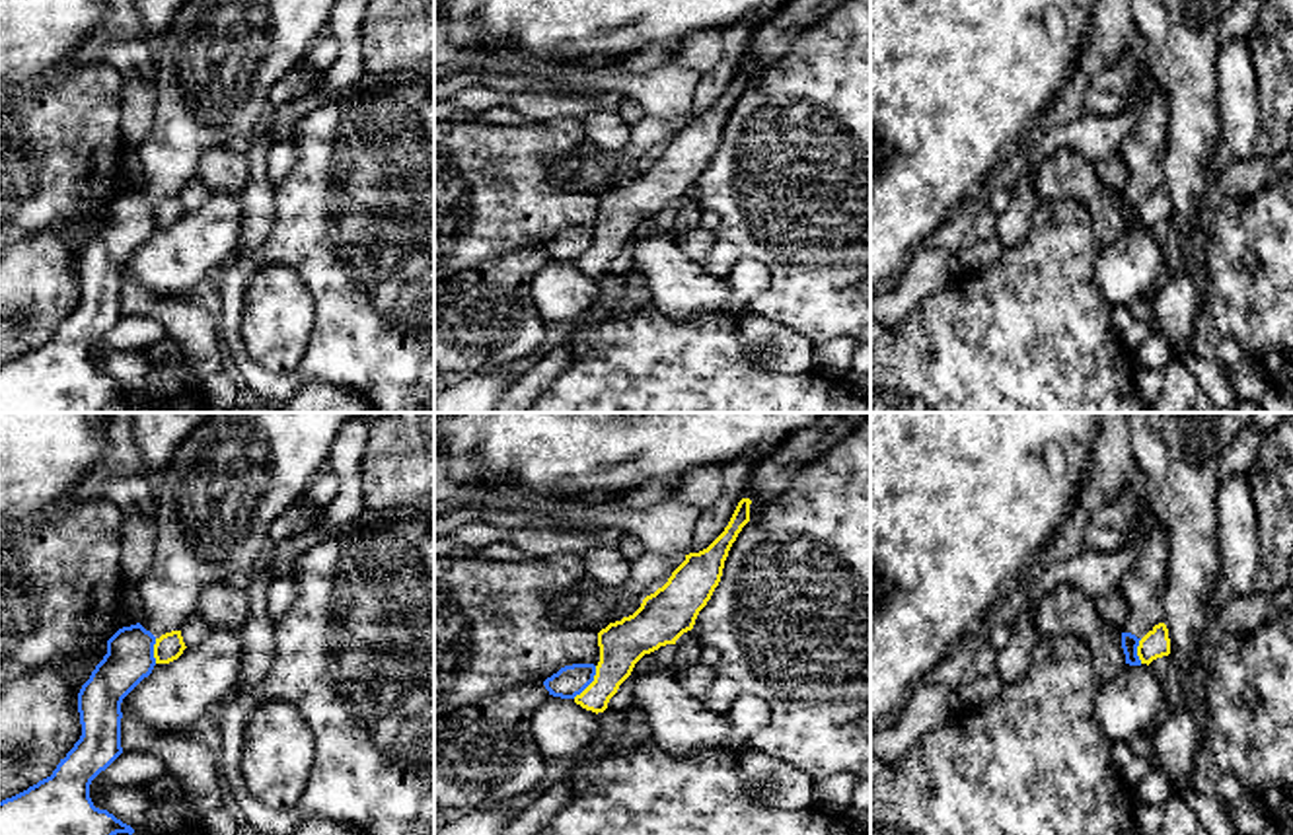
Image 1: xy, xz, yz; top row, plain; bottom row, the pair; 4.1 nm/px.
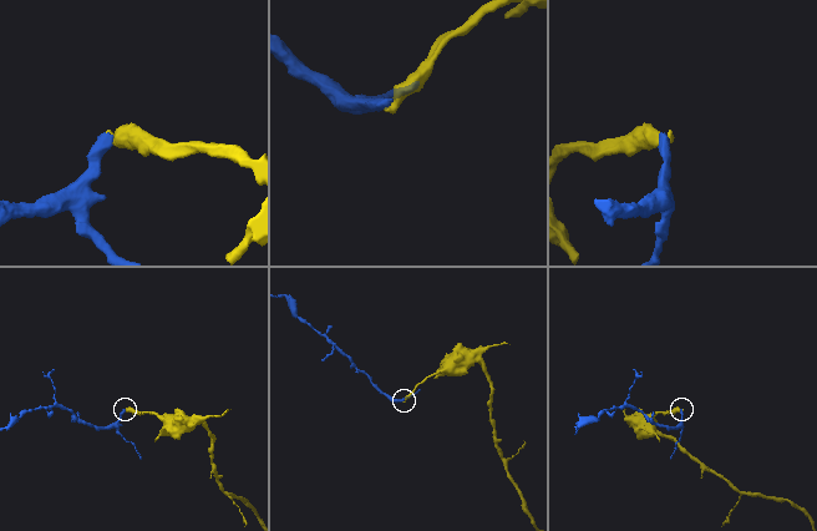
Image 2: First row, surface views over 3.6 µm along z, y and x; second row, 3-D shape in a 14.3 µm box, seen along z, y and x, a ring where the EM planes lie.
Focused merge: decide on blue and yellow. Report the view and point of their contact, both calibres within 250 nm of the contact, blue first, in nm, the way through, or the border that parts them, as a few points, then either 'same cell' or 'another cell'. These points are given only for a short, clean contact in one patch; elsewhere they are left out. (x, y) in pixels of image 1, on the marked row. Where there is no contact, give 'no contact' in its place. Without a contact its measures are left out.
xz (589, 684) | 130/190 nm | along xz (596, 666), (594, 678), (573, 697) | another cell

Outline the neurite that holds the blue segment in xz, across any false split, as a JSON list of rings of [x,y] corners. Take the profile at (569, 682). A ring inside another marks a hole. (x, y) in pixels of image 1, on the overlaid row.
[[[573,664],[547,677],[543,685],[553,697],[574,699],[594,681],[594,675],[594,664]]]

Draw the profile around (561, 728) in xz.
[[[549,695],[532,716],[532,736],[545,759],[565,759],[582,753],[602,730],[596,712],[574,699]]]

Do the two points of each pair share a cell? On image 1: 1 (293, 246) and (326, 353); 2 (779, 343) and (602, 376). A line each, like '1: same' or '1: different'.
1: same
2: different

